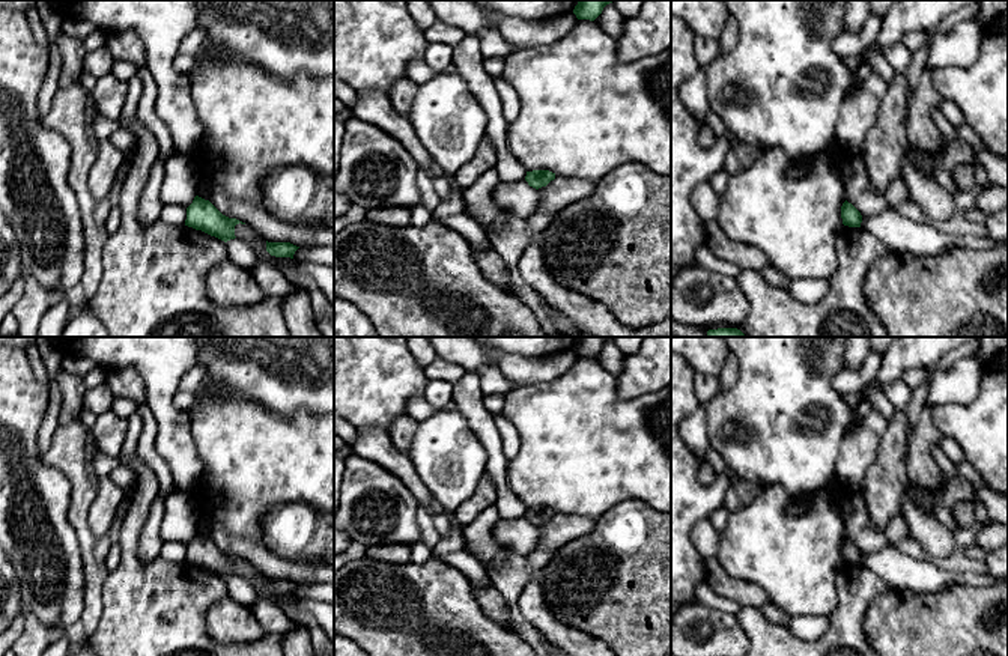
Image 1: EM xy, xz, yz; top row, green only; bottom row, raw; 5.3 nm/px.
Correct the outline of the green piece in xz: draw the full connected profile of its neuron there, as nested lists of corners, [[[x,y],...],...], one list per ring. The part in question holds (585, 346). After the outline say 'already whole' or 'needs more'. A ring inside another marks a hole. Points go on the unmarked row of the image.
[[[579,337],[573,346],[578,357],[594,358],[612,337]]] | already whole

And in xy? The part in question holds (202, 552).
[[[199,533],[187,545],[185,563],[202,567],[224,579],[235,576],[235,563],[245,561],[236,555],[223,552],[209,537]]] | already whole

